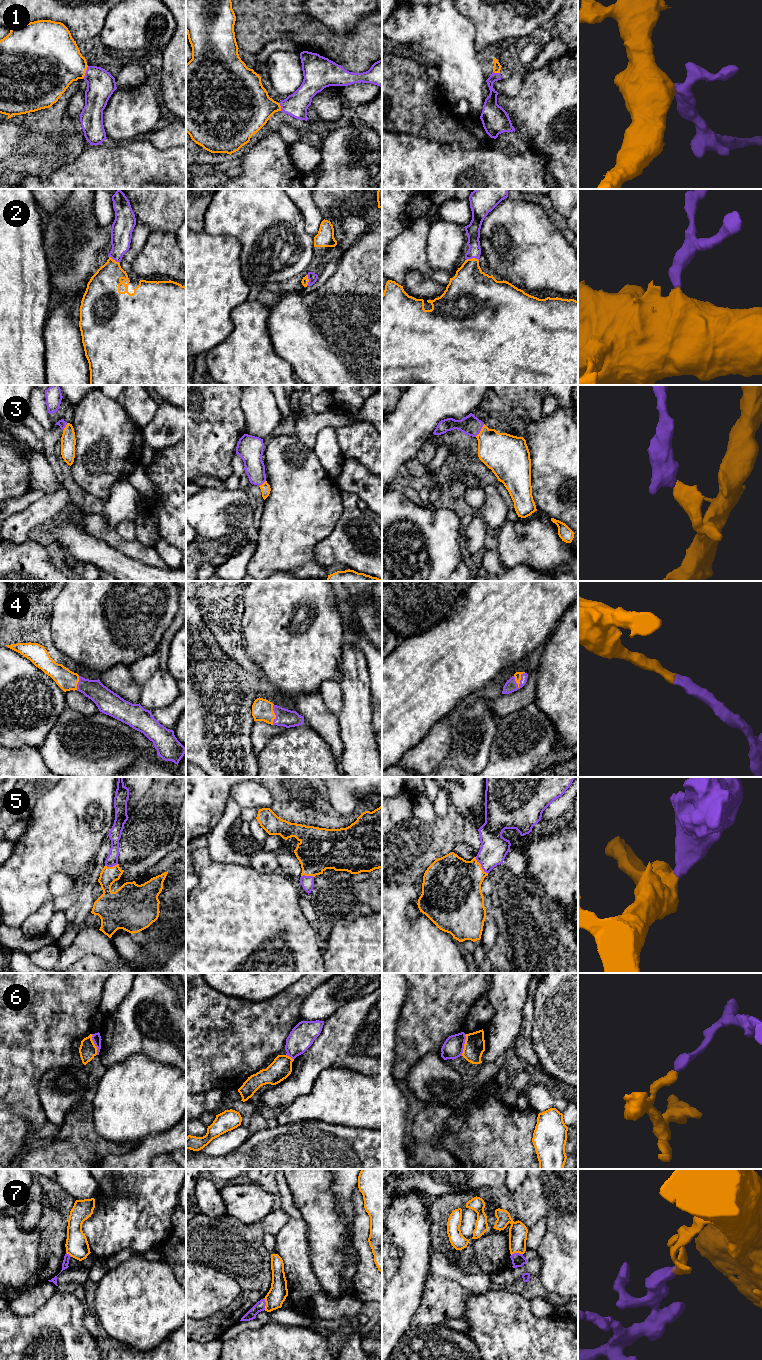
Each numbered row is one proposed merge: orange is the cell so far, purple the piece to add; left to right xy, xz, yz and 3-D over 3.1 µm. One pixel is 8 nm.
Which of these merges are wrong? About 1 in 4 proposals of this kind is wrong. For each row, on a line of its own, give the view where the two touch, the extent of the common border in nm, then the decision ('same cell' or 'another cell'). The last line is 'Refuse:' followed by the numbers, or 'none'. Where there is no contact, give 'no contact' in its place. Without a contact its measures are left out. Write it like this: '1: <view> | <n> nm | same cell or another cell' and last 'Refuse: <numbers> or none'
1: xy | 120 nm | same cell
2: yz | 100 nm | same cell
3: yz | 130 nm | same cell
4: yz | 140 nm | same cell
5: yz | 170 nm | same cell
6: yz | 180 nm | another cell
7: xz | 100 nm | another cell
Refuse: 6, 7

